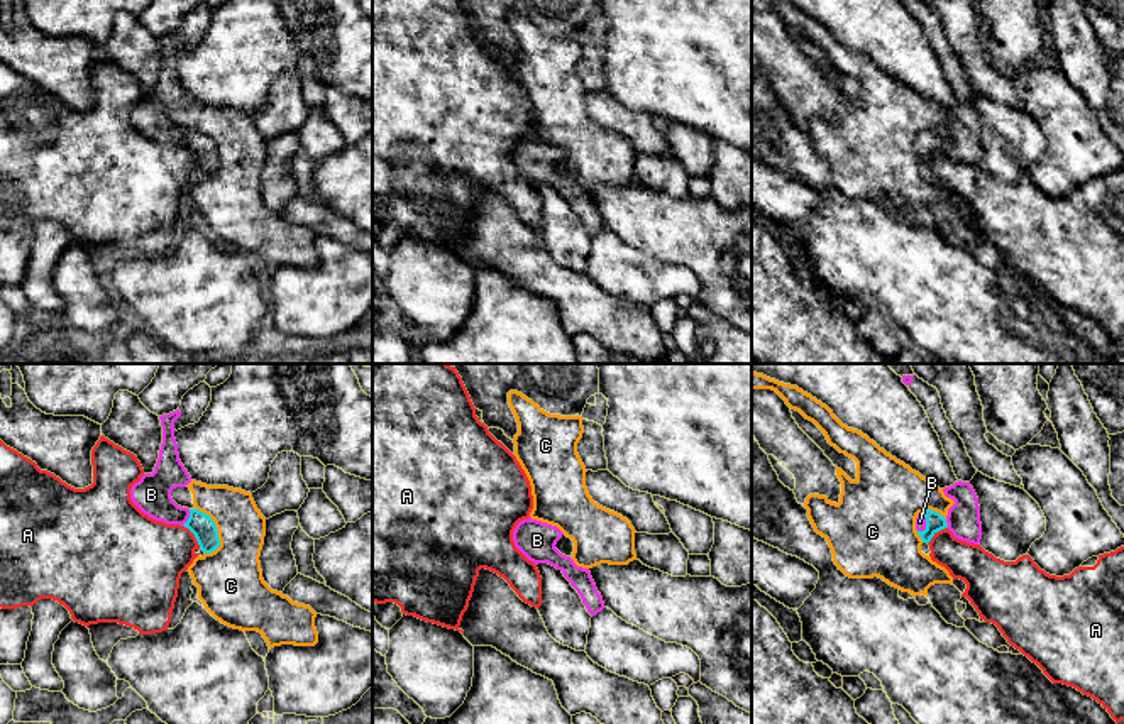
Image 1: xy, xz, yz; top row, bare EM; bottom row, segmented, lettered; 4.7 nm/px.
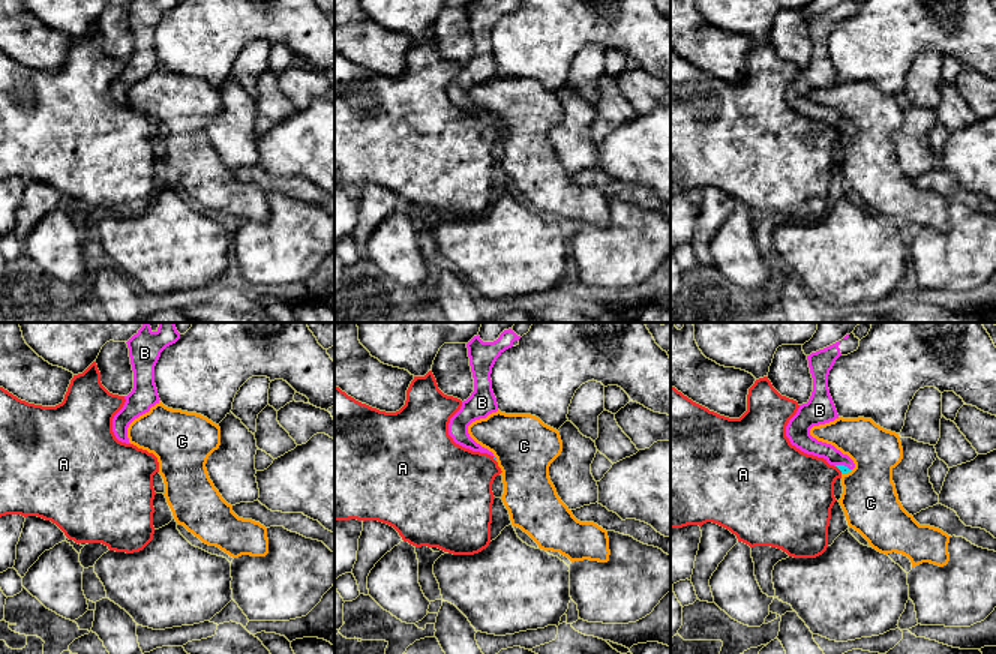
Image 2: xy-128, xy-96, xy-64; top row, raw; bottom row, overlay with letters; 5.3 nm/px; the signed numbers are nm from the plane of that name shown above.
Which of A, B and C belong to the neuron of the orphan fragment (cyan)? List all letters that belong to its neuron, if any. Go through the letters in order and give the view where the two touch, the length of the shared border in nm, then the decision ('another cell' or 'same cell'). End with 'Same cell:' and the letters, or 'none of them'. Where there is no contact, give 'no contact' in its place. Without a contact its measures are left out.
A: meets cyan in xy; contact 160 nm long; another cell
B: meets cyan in xy; contact 90 nm long; same cell
C: meets cyan in xy; contact 240 nm long; another cell
Same cell: B

